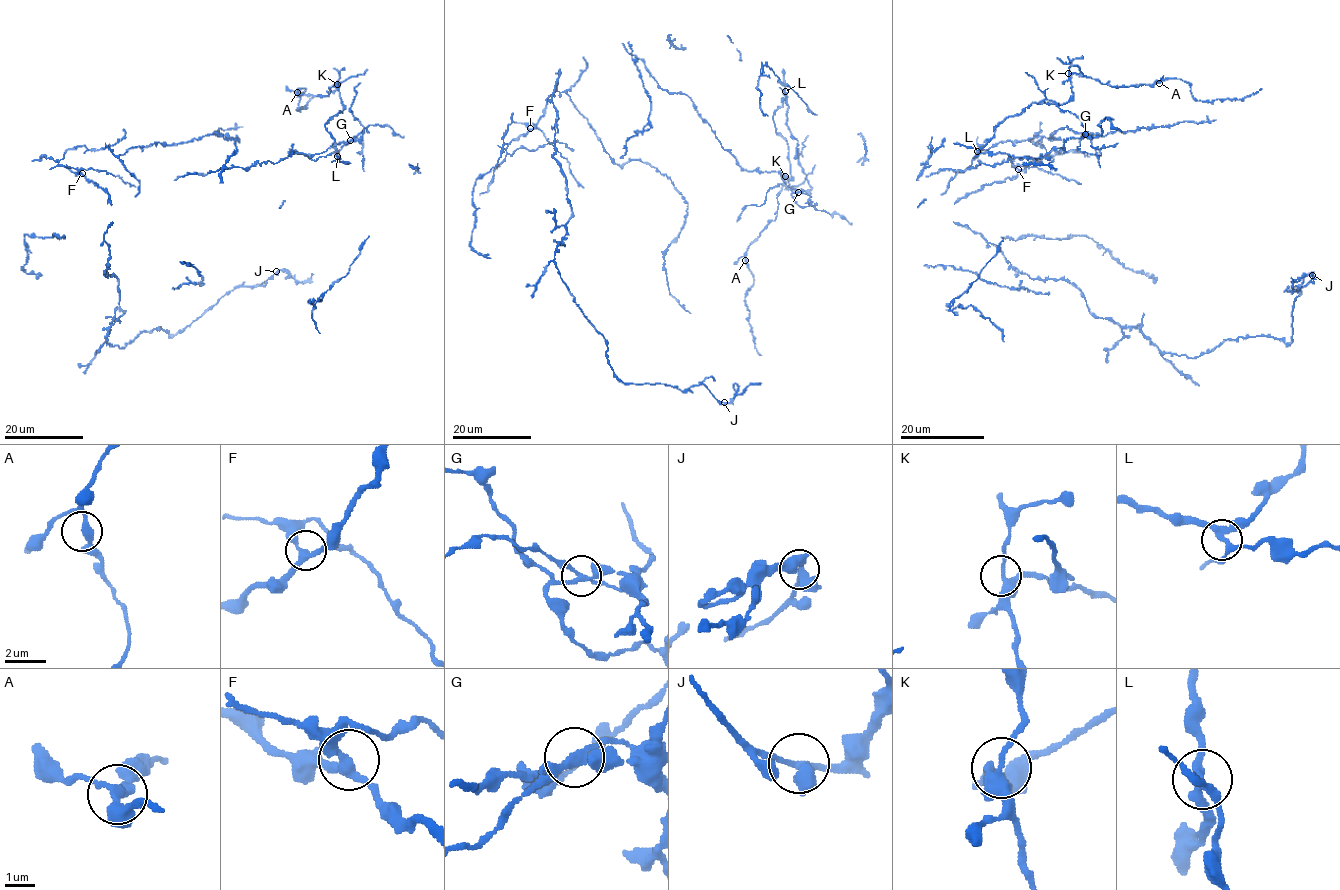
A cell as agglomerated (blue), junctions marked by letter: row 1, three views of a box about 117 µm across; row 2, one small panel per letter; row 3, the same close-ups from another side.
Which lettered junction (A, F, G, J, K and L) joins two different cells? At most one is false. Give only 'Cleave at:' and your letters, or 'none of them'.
Cleave at: G

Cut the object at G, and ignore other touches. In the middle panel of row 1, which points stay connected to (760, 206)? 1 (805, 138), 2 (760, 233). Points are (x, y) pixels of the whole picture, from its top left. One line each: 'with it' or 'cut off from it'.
1: with it
2: cut off from it

